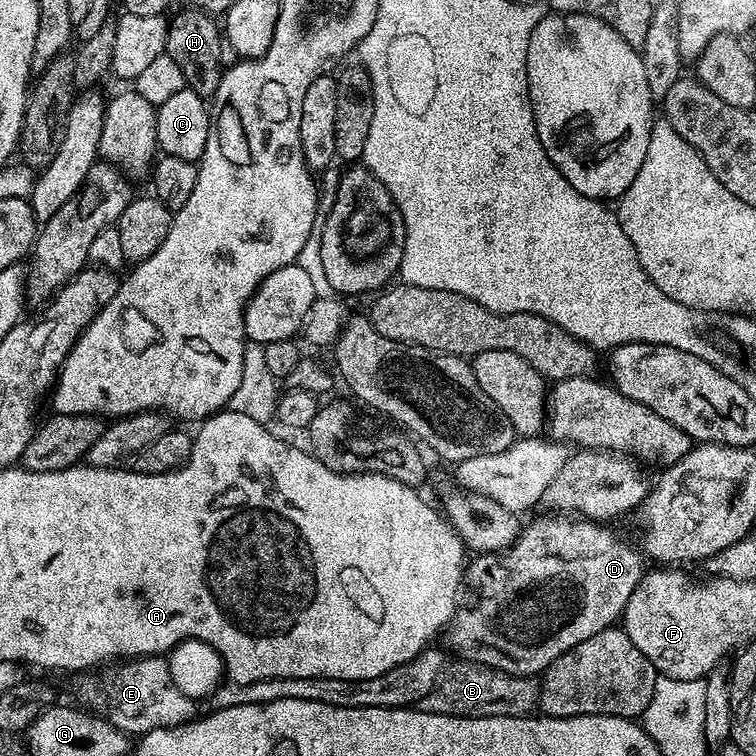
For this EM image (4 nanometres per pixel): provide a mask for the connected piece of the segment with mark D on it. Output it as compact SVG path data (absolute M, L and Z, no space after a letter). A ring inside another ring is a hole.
M544 514L548 516L540 516L533 524L525 523L523 525L520 536L515 544L510 548L504 549L502 552L486 552L476 554L467 561L466 564L466 584L476 591L476 601L469 608L461 607L456 615L452 618L452 623L446 629L446 637L448 636L449 653L457 652L459 659L464 662L473 664L484 664L487 668L494 670L502 670L506 674L514 674L515 676L531 676L539 677L544 673L548 666L560 655L578 646L580 642L584 642L586 638L590 638L599 631L613 627L623 617L624 609L627 606L630 596L638 586L640 580L646 573L646 560L639 551L636 552L623 540L620 536L615 536L611 532L611 527L605 526L603 523L577 518L572 514Z

